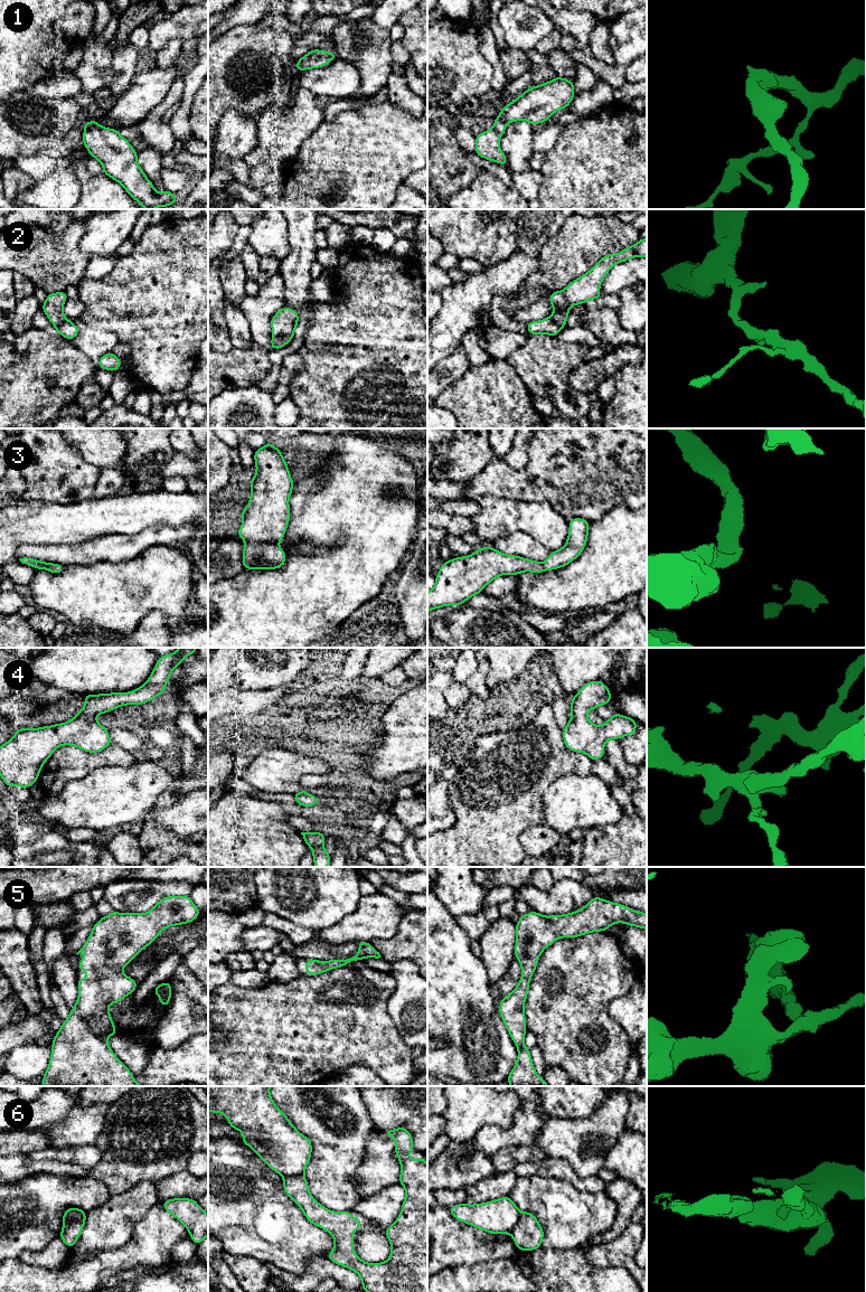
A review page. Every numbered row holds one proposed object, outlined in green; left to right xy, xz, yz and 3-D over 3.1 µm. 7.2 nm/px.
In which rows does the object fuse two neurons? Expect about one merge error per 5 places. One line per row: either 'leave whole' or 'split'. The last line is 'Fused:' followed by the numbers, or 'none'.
1: leave whole
2: leave whole
3: leave whole
4: leave whole
5: leave whole
6: split
Fused: 6

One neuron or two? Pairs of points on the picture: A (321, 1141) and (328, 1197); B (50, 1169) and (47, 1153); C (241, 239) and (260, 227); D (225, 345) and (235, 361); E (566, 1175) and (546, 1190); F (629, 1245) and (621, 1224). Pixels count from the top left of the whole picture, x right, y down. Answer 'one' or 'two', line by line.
A: one
B: two
C: two
D: two
E: two
F: two

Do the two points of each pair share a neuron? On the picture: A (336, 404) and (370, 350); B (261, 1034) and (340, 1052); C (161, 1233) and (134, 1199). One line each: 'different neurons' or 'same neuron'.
A: same neuron
B: same neuron
C: different neurons

